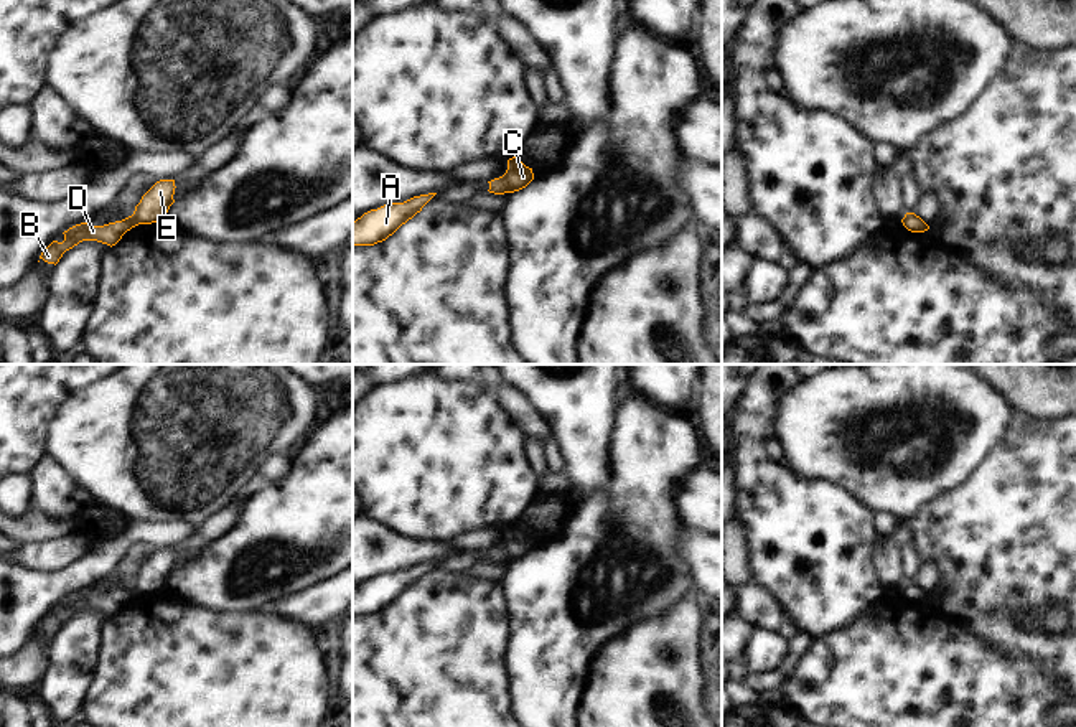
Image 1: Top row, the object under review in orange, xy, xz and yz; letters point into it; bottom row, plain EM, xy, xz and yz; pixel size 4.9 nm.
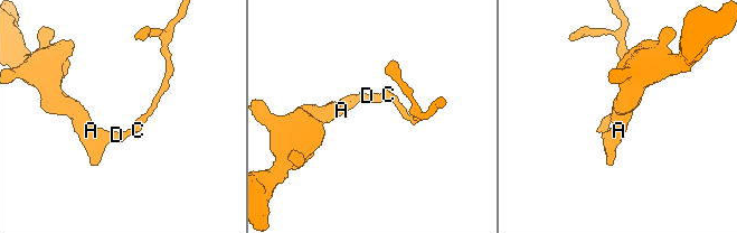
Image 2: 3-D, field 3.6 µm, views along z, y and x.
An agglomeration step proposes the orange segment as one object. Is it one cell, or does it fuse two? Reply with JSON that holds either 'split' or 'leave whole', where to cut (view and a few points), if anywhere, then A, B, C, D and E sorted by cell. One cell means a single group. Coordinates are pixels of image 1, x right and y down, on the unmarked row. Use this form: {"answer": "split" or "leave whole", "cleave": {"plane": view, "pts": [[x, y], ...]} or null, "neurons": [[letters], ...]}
{"answer": "split", "cleave": {"plane": "xz", "pts": [[501, 546], [509, 561]]}, "neurons": [["A", "B", "D"], ["C", "E"]]}

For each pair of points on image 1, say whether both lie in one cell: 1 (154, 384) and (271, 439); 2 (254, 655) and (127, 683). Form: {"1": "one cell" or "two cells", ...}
{"1": "one cell", "2": "one cell"}

